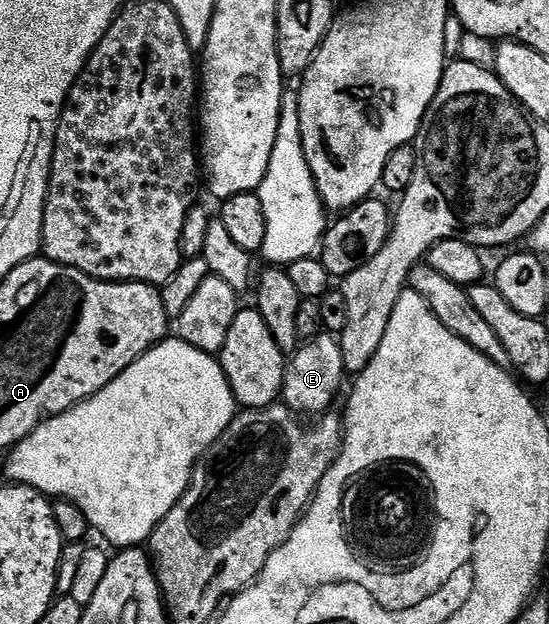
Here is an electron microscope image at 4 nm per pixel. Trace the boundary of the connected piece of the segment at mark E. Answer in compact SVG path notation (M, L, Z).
M321 334L313 340L305 340L291 353L284 370L284 390L282 402L304 418L316 418L327 413L336 400L340 387L344 384L346 373L342 362L342 346L332 334Z

